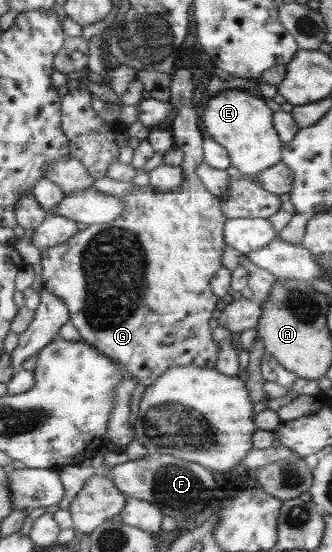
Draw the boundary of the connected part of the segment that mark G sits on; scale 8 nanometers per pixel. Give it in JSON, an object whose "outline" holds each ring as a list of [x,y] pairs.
{"outline":[[[178,68],[170,76],[170,100],[171,107],[175,108],[175,118],[171,121],[171,131],[173,145],[182,151],[182,160],[180,168],[182,171],[182,182],[177,191],[174,192],[159,192],[149,184],[145,186],[135,186],[132,192],[118,197],[122,203],[122,212],[109,223],[98,223],[87,226],[78,234],[75,234],[67,243],[57,247],[49,247],[41,253],[42,263],[39,266],[41,270],[42,287],[47,288],[49,292],[55,294],[57,298],[63,299],[69,305],[69,312],[71,312],[71,324],[79,331],[80,337],[86,341],[87,344],[93,345],[97,350],[109,356],[116,363],[120,364],[133,378],[136,378],[139,384],[151,387],[155,383],[155,379],[159,377],[166,369],[173,366],[197,366],[205,368],[213,368],[217,359],[218,347],[212,340],[211,330],[208,321],[211,314],[215,310],[215,301],[217,296],[211,292],[210,280],[219,268],[221,268],[221,254],[223,254],[224,239],[222,234],[222,227],[226,220],[219,207],[219,202],[216,197],[213,197],[208,191],[205,191],[200,179],[197,179],[194,169],[202,162],[201,142],[203,137],[201,131],[197,127],[197,113],[193,108],[191,102],[191,93],[193,85],[191,84],[191,73],[188,68]]]}

